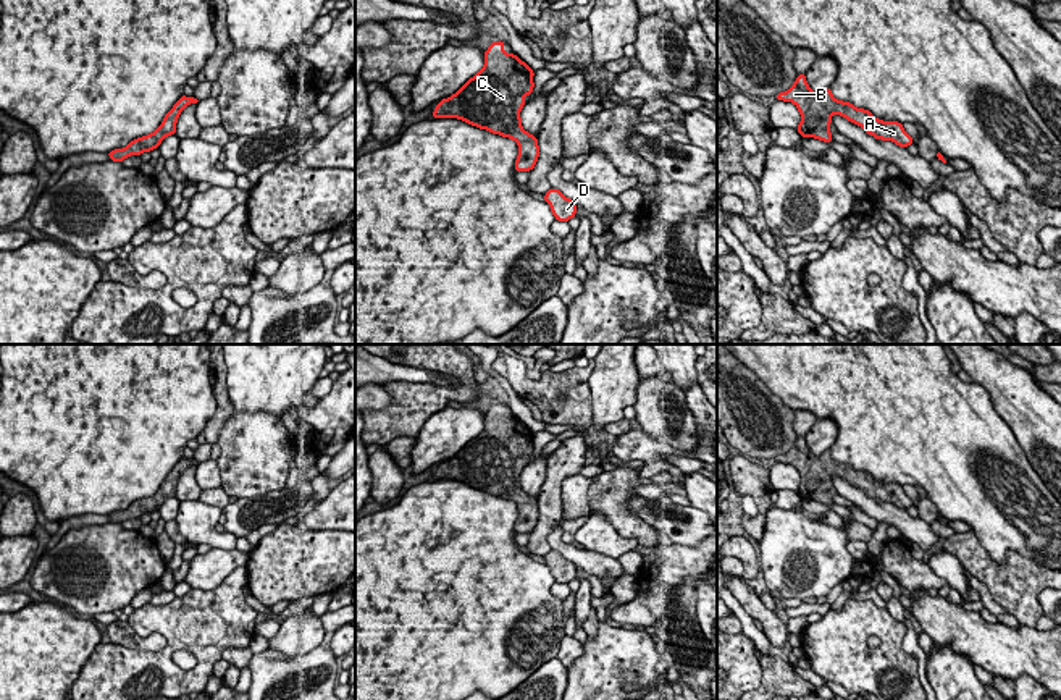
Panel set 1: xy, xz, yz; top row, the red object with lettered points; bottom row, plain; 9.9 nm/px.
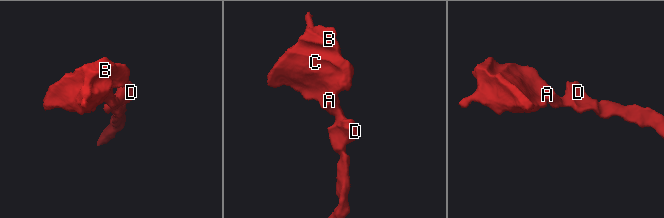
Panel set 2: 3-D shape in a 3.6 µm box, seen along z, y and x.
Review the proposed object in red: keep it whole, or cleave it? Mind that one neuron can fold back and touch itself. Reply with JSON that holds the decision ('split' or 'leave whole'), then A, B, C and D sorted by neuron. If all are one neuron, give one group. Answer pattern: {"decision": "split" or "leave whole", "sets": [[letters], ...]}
{"decision": "leave whole", "sets": [["A", "B", "C", "D"]]}

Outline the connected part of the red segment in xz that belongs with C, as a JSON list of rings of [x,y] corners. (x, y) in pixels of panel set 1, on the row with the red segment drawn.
[[[504,40],[493,42],[484,52],[484,66],[455,94],[438,102],[431,118],[457,118],[493,134],[514,139],[518,144],[515,171],[531,171],[539,157],[536,136],[522,128],[520,112],[525,97],[533,92],[535,71],[515,53],[504,50]]]

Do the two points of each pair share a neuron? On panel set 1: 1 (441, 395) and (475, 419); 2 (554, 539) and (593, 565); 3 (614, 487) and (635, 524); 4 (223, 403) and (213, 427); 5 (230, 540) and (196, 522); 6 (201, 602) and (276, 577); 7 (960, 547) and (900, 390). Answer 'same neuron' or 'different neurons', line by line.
1: different neurons
2: same neuron
3: same neuron
4: same neuron
5: same neuron
6: different neurons
7: different neurons

